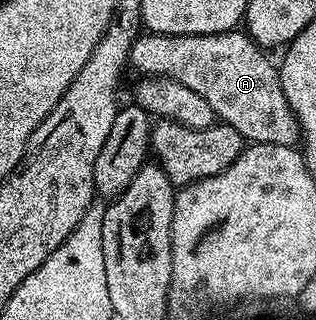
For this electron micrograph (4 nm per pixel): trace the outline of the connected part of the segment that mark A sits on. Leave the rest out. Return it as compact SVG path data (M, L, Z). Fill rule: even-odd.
M239 29L227 30L221 34L153 34L151 32L141 33L136 43L132 45L132 56L130 59L131 69L137 70L137 75L147 76L150 78L169 78L170 80L178 80L178 84L186 84L186 88L191 88L193 92L198 92L198 96L202 96L202 100L206 100L206 104L210 104L210 108L216 113L217 119L223 125L234 128L234 132L238 132L245 140L245 143L255 144L265 142L266 144L282 144L283 146L296 146L300 142L300 125L294 116L294 112L290 108L290 104L286 102L286 92L282 90L280 83L280 72L277 63L271 62L267 58L265 51L257 46L247 33L241 32Z

